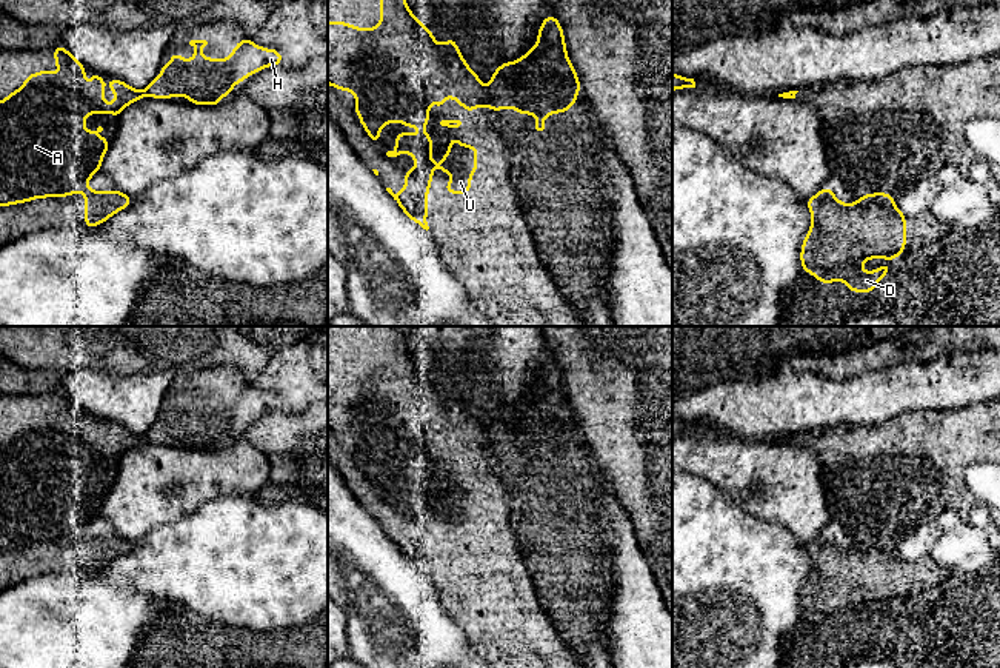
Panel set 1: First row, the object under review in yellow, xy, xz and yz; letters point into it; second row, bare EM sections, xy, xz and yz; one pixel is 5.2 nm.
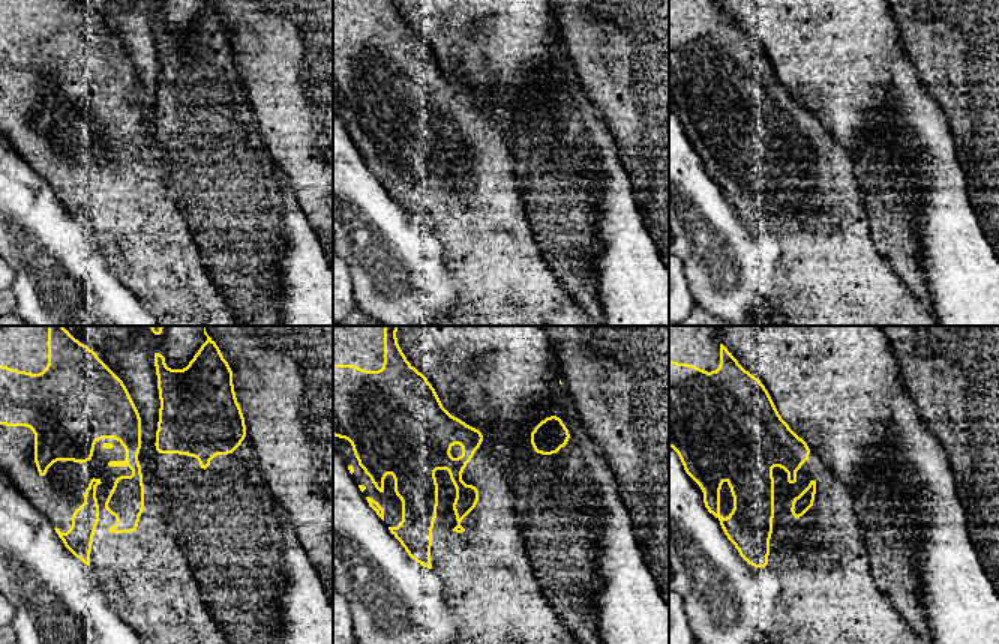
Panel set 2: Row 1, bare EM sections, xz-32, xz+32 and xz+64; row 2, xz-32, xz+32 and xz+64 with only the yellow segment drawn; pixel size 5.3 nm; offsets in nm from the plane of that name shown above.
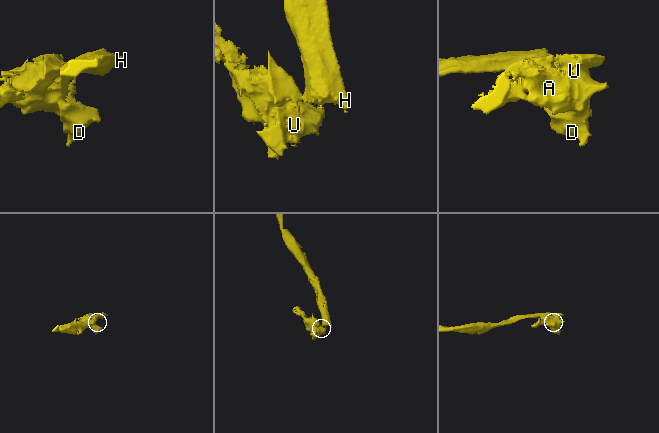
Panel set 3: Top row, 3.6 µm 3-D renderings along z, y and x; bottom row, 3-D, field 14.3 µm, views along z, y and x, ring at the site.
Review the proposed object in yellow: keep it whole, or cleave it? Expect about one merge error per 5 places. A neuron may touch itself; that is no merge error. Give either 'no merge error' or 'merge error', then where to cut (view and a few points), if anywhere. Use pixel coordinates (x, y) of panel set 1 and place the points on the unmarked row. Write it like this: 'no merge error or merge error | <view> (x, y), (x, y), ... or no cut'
merge error | xz (486, 436), (490, 448)

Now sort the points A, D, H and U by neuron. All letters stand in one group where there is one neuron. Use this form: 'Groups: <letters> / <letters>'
Groups: A D U / H

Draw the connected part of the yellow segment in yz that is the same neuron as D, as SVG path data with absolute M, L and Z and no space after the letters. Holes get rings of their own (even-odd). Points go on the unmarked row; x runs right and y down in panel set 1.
M823 531L805 548L812 560L812 568L802 586L802 616L814 619L815 625L825 630L843 625L852 639L872 639L875 626L885 623L891 616L892 606L905 599L906 560L894 549L892 539L863 539L848 551L845 546L835 543L834 533ZM874 602L891 602L892 606L871 617L863 617L860 608Z

